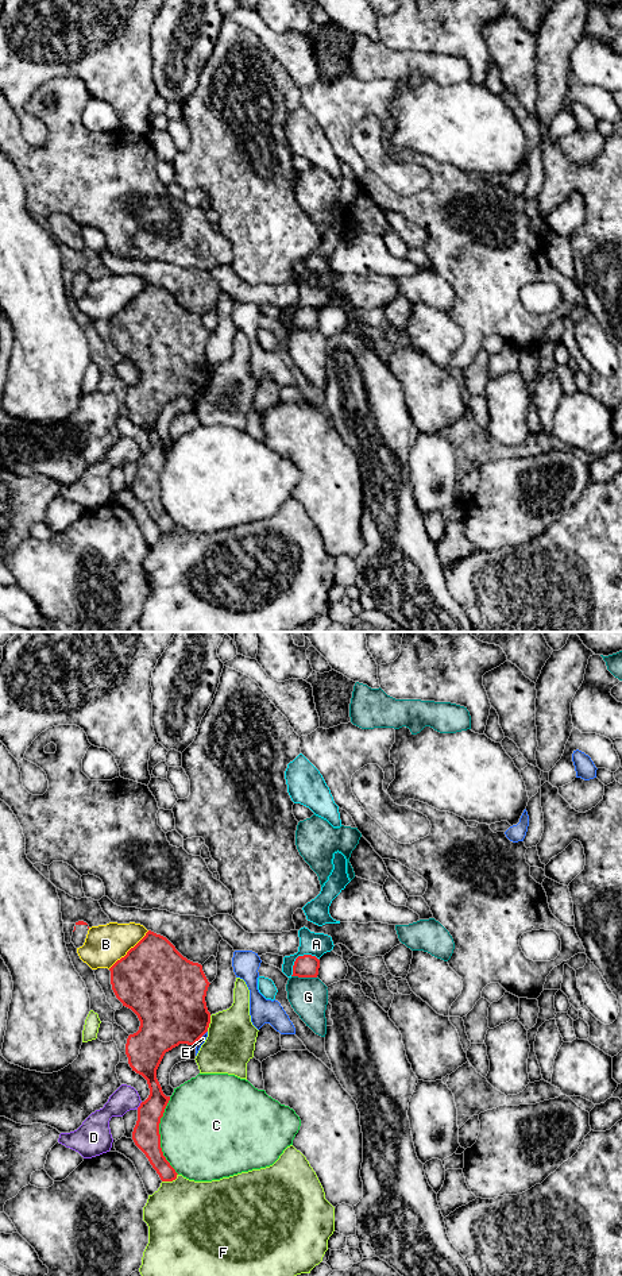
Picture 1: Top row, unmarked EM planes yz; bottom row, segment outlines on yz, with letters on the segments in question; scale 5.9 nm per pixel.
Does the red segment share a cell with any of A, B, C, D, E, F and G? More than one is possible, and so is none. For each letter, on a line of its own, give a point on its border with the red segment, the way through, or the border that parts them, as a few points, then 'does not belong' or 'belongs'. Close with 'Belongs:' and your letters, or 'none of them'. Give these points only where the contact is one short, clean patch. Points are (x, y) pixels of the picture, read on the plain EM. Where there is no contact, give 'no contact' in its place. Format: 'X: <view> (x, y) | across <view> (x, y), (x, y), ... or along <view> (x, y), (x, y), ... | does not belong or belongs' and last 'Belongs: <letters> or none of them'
A: yz (298, 308) | belongs
B: yz (128, 303) | does not belong
C: yz (159, 488) | does not belong
D: yz (139, 458) | does not belong
E: yz (200, 389) | does not belong
F: yz (170, 532) | does not belong
G: yz (304, 328) | does not belong
Belongs: A

